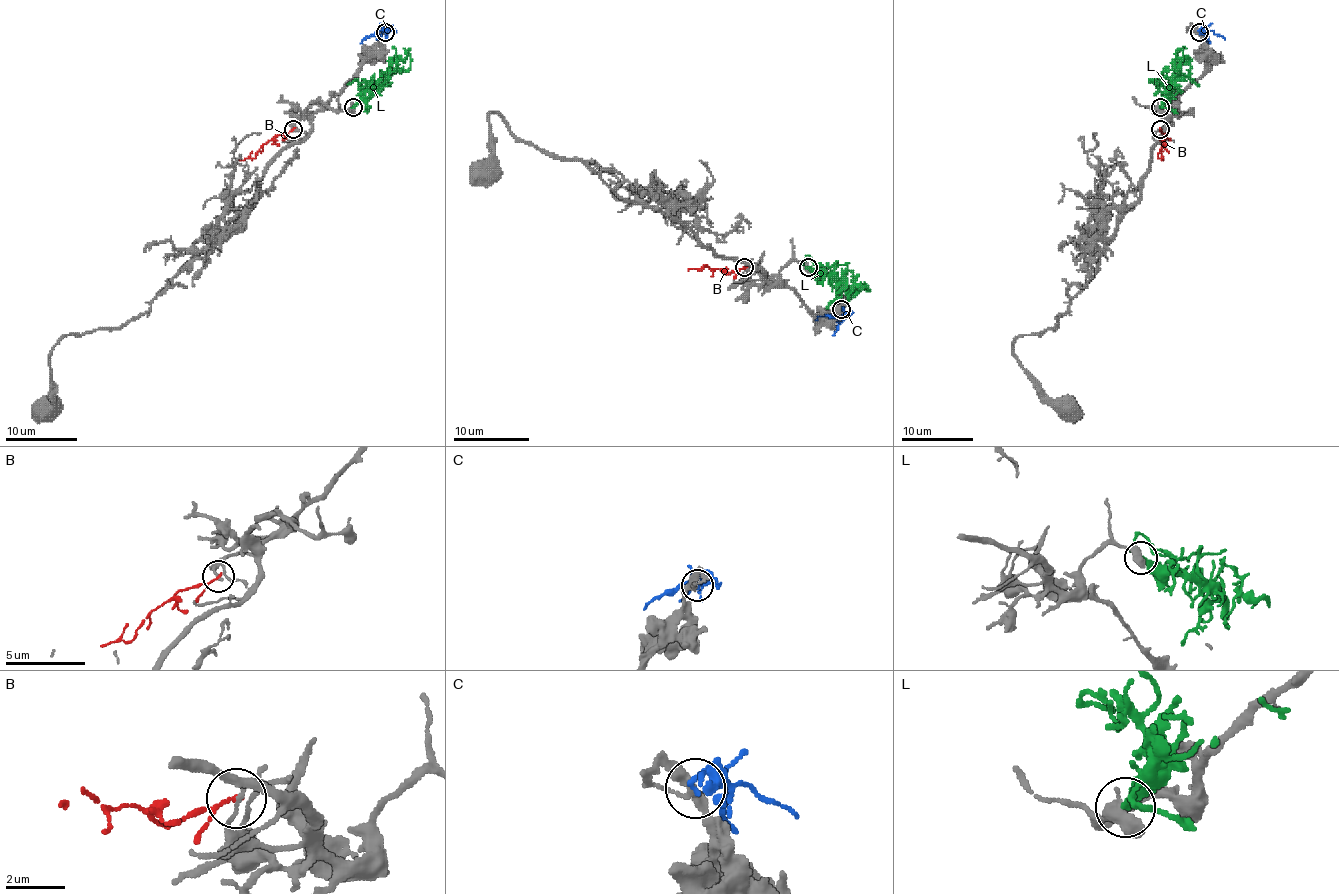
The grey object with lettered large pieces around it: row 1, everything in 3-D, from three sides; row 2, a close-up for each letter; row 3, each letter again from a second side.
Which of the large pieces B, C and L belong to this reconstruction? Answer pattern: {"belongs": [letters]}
{"belongs": ["C"]}

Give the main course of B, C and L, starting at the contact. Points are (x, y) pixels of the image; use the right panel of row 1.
B: (1159, 129), (1167, 136), (1161, 142), (1158, 156), (1163, 160)
C: (1199, 32), (1203, 27), (1206, 28), (1210, 43)
L: (1159, 108), (1165, 91), (1186, 59), (1181, 59), (1181, 48)

